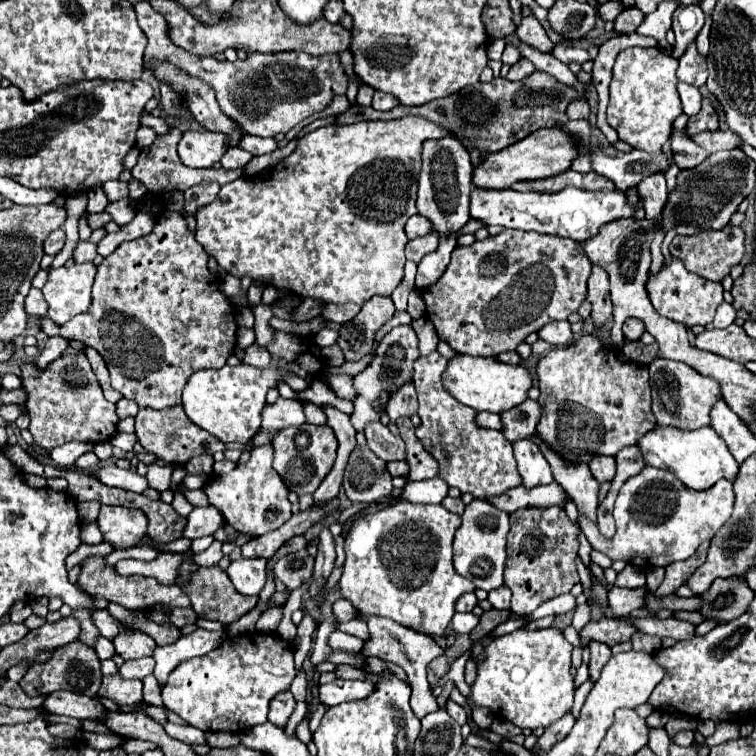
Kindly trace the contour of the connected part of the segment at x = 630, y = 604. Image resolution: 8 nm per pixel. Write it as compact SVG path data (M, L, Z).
M613 587L613 591L609 593L609 607L613 609L615 615L627 617L633 609L639 609L645 605L647 593L649 593L647 587L639 587L639 589Z

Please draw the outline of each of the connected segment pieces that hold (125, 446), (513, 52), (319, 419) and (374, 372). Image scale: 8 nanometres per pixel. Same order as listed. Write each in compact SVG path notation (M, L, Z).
M115 433L115 435L111 437L111 445L113 445L113 447L119 447L119 449L123 449L123 451L133 451L135 441L137 441L135 433L131 433L131 435L127 435L127 433Z
M511 43L511 45L507 45L507 47L505 47L505 53L503 53L503 59L501 59L501 61L503 61L503 63L507 63L507 65L515 65L521 57L523 57L523 55L521 55L519 47Z
M305 401L303 407L305 407L305 415L307 415L307 421L309 421L309 423L327 425L327 415L323 413L323 409L319 409L317 405L313 405L313 403L309 403L309 401Z
M401 325L401 327L395 327L391 329L385 339L377 345L377 355L375 359L371 361L371 365L361 371L359 375L355 375L355 389L359 391L357 399L353 401L355 405L355 411L351 415L351 423L357 431L363 431L365 425L369 421L379 421L379 413L373 411L371 403L375 397L379 397L379 391L395 391L399 389L403 383L407 383L407 379L411 379L411 371L413 371L413 361L419 359L419 349L417 349L417 335L413 331L411 325Z

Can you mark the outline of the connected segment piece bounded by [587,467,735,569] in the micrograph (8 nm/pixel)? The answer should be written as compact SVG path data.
M645 467L639 475L633 475L627 479L617 495L614 505L613 517L617 525L617 533L613 539L605 539L597 533L597 537L587 537L593 549L609 555L611 559L623 559L629 565L639 565L647 569L649 565L653 567L667 567L667 563L673 561L685 561L695 553L695 549L703 541L711 541L715 531L731 517L733 511L733 483L727 479L721 479L717 485L713 485L707 491L691 491L685 487L671 471L655 469L655 467Z

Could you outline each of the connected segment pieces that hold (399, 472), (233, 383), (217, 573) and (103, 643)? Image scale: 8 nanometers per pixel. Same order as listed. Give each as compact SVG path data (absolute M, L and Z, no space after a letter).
M391 461L391 463L387 463L387 471L393 477L407 477L409 465L407 465L407 461Z
M273 331L273 341L265 349L271 355L271 363L265 369L241 363L235 367L225 365L221 369L195 371L181 393L181 407L185 415L197 427L215 435L223 443L247 443L261 427L261 411L265 407L265 395L269 389L275 389L289 375L309 379L321 377L325 369L321 359L321 347L309 339L297 337L295 333Z
M199 567L197 575L191 575L191 581L181 587L195 609L203 619L233 623L255 607L255 597L245 597L231 587L227 575L215 567Z
M101 635L95 643L95 651L100 660L111 659L115 654L113 643Z

